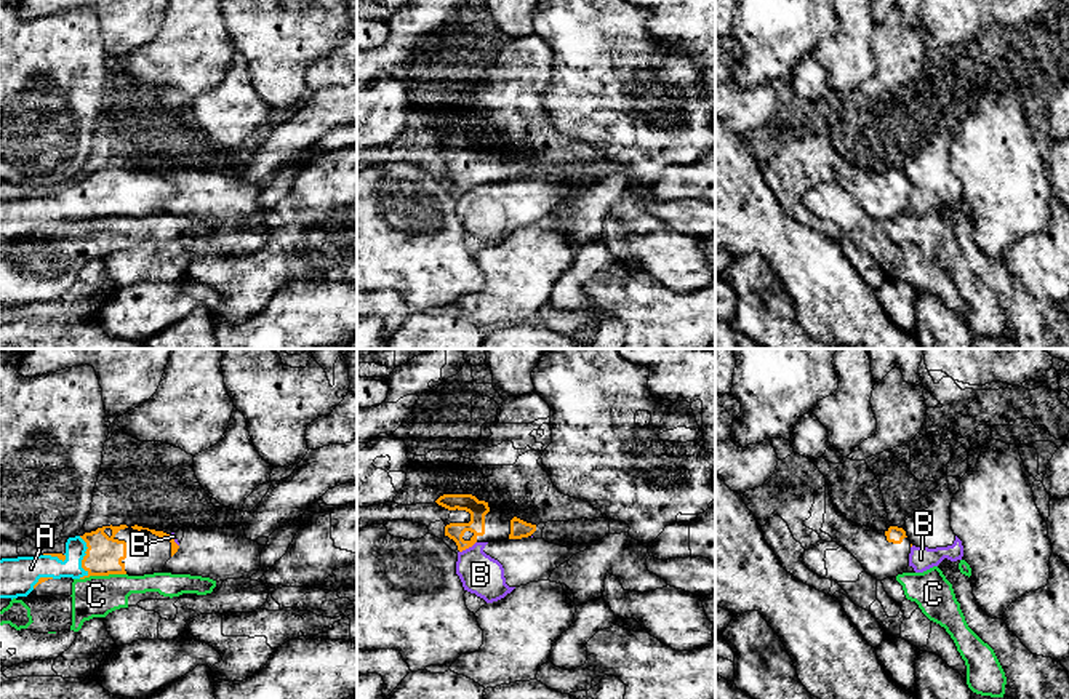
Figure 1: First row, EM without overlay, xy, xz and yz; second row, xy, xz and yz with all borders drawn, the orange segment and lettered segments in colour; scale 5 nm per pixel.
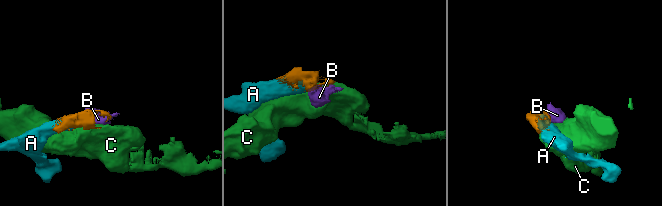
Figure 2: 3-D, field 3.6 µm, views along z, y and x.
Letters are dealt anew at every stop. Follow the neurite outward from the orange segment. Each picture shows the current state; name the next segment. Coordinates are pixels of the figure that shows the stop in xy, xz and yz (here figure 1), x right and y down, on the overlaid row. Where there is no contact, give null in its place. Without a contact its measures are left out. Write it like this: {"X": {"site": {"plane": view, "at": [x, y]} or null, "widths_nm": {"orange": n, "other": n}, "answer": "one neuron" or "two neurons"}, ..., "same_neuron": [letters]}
{"A": {"site": {"plane": "xy", "at": [84, 557]}, "widths_nm": {"orange": 180, "other": 120}, "answer": "one neuron"}, "B": {"site": {"plane": "xz", "at": [468, 547]}, "widths_nm": {"orange": 90, "other": 200}, "answer": "two neurons"}, "C": {"site": {"plane": "xy", "at": [103, 575]}, "widths_nm": {"orange": 180, "other": 200}, "answer": "two neurons"}, "same_neuron": ["A"]}

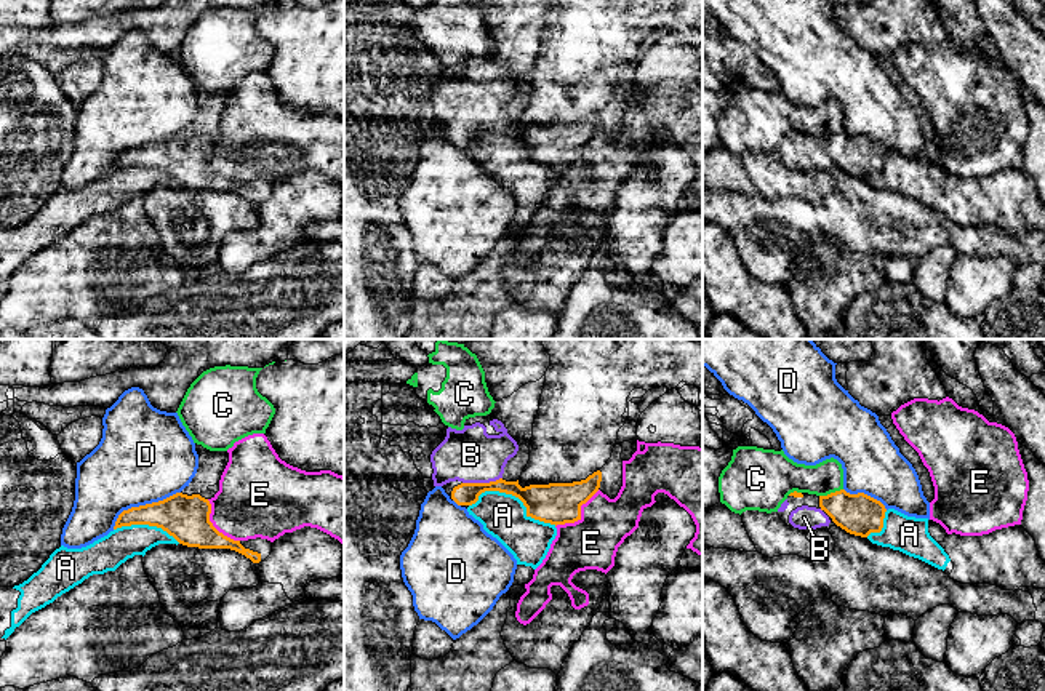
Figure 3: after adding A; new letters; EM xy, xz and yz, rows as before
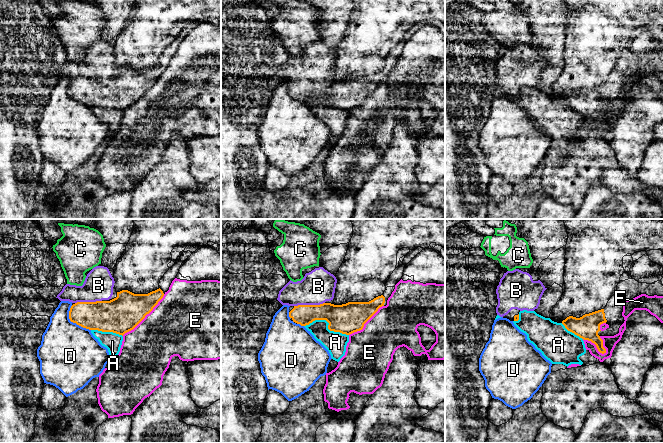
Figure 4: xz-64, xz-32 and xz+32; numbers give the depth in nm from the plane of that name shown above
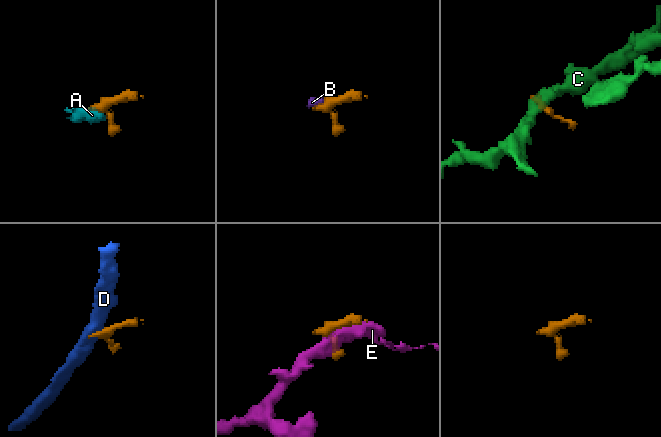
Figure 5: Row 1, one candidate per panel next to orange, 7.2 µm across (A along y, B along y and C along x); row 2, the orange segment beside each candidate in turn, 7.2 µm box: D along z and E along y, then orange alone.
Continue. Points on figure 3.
{"A": {"site": {"plane": "xz", "at": [516, 496]}, "widths_nm": {"orange": 200, "other": 220}, "answer": "two neurons"}, "B": {"site": {"plane": "xz", "at": [482, 483]}, "widths_nm": {"orange": 110, "other": 280}, "answer": "one neuron"}, "C": {"site": {"plane": "yz", "at": [831, 493]}, "widths_nm": {"orange": 200, "other": 170}, "answer": "two neurons"}, "D": {"site": {"plane": "xy", "at": [143, 506]}, "widths_nm": {"orange": 220, "other": 480}, "answer": "two neurons"}, "E": {"site": {"plane": "xz", "at": [580, 515]}, "widths_nm": {"orange": 200, "other": 260}, "answer": "two neurons"}, "same_neuron": ["B"]}

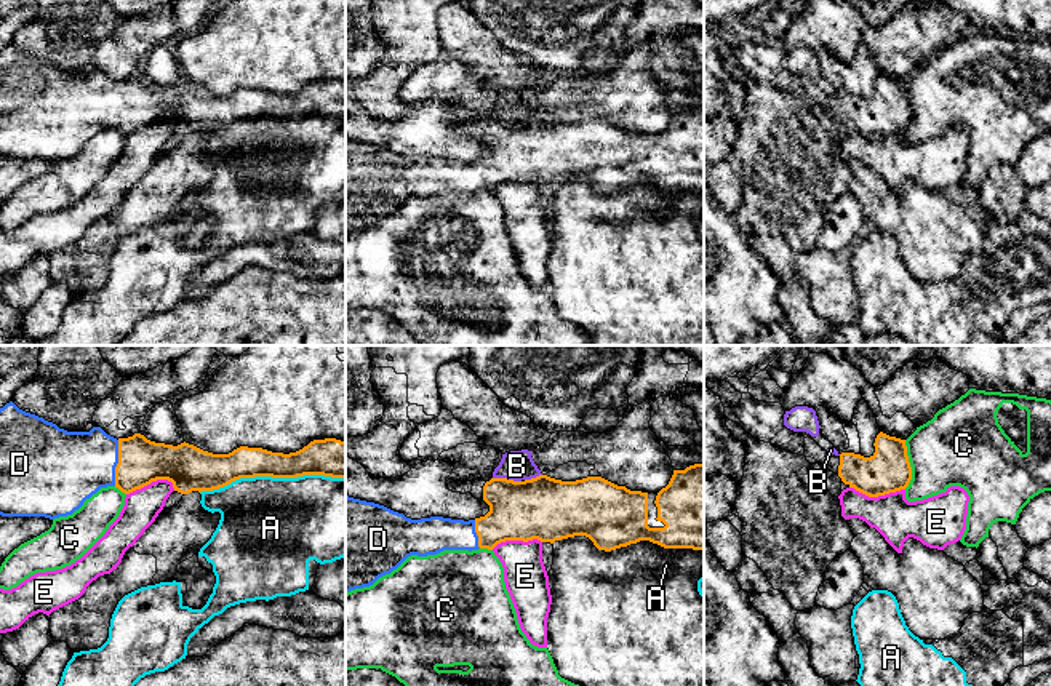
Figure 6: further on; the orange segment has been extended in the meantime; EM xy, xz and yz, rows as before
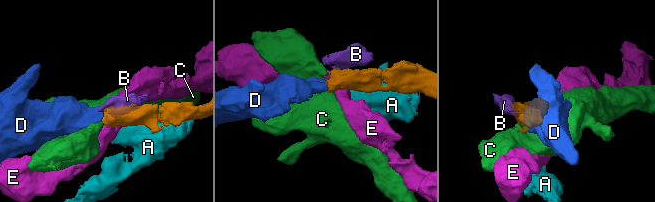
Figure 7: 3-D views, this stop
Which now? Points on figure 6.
{"A": {"site": {"plane": "xy", "at": [272, 477]}, "widths_nm": {"orange": 170, "other": 500}, "answer": "two neurons"}, "B": {"site": {"plane": "xz", "at": [533, 478]}, "widths_nm": {"orange": 320, "other": 150}, "answer": "two neurons"}, "C": {"site": {"plane": "yz", "at": [909, 464]}, "widths_nm": {"orange": 220, "other": 380}, "answer": "two neurons"}, "D": {"site": {"plane": "xy", "at": [119, 462]}, "widths_nm": {"orange": 220, "other": 360}, "answer": "one neuron"}, "E": {"site": {"plane": "yz", "at": [877, 496]}, "widths_nm": {"orange": 220, "other": 220}, "answer": "two neurons"}, "same_neuron": ["D"]}

